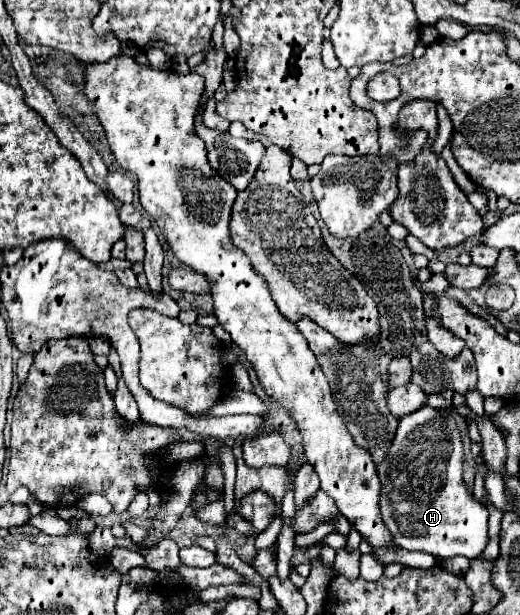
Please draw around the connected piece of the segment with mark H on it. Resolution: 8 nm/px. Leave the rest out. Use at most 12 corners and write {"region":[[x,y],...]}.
{"region":[[422,406],[378,464],[396,546],[478,558],[458,422]]}

